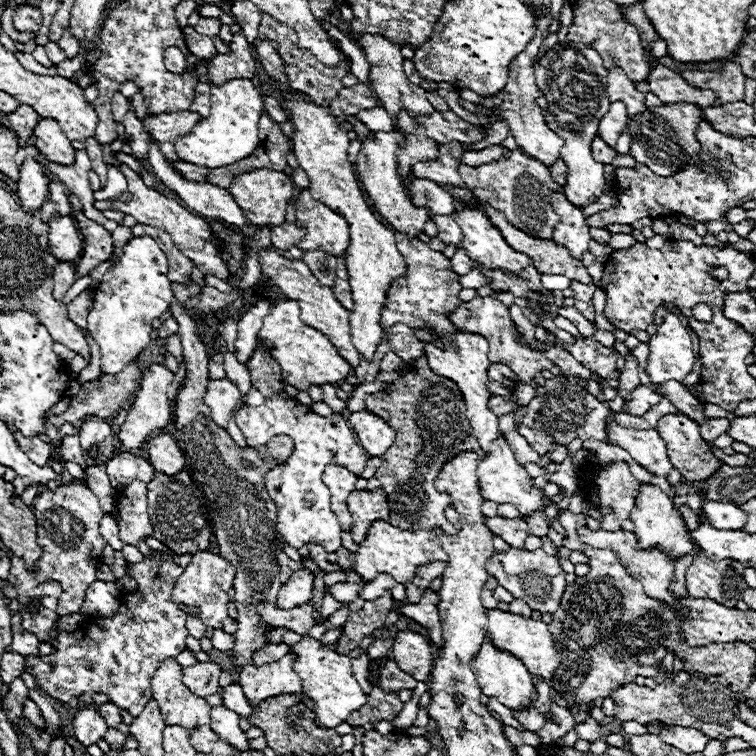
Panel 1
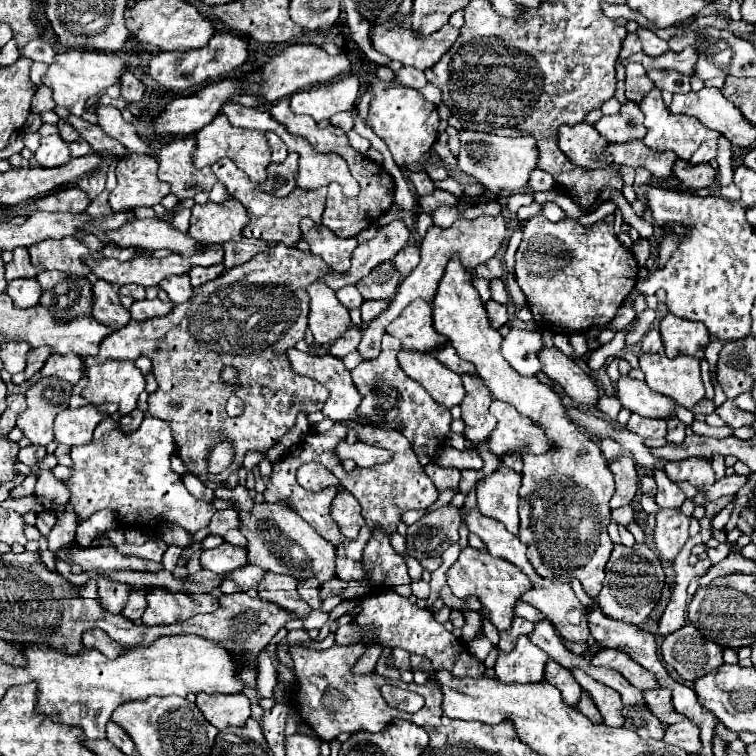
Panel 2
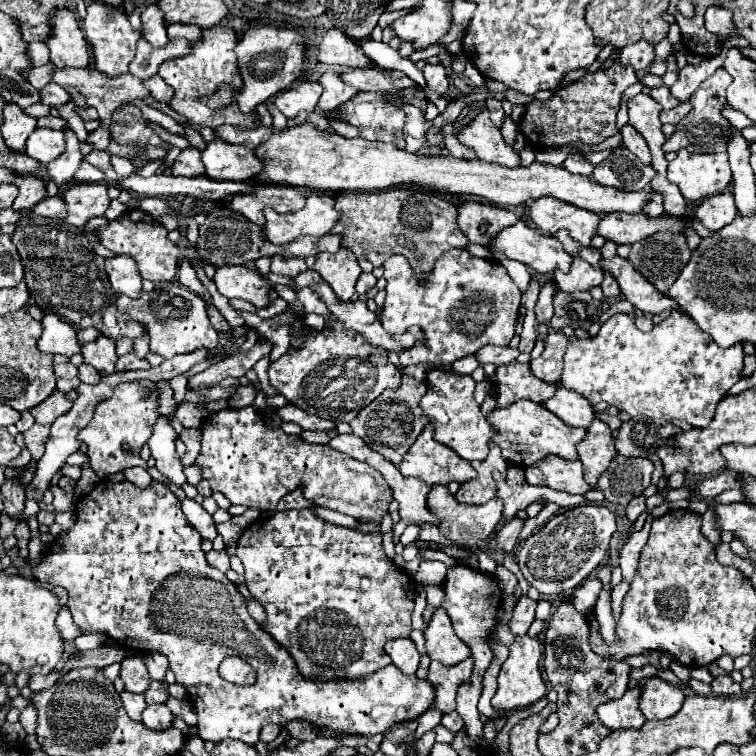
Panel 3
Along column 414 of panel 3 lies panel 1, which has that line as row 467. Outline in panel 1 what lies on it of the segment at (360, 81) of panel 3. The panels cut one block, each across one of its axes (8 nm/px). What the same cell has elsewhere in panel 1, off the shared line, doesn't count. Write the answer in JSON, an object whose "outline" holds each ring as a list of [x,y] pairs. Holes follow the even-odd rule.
{"outline":[[[64,436],[62,442],[60,442],[60,452],[62,452],[62,460],[64,462],[78,462],[82,468],[86,468],[84,450],[80,446],[80,438],[78,436]]]}

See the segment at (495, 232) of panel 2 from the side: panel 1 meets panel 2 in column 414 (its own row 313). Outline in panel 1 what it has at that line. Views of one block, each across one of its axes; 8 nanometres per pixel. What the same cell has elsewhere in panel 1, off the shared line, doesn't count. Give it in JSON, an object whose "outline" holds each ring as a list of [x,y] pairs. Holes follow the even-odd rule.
{"outline":[[[278,300],[278,304],[272,304],[270,312],[264,316],[264,324],[258,332],[258,338],[264,338],[268,342],[272,358],[278,362],[282,372],[288,374],[288,384],[298,390],[308,388],[310,384],[320,386],[326,382],[338,382],[354,372],[350,364],[336,352],[328,336],[300,320],[300,308],[294,300]]]}

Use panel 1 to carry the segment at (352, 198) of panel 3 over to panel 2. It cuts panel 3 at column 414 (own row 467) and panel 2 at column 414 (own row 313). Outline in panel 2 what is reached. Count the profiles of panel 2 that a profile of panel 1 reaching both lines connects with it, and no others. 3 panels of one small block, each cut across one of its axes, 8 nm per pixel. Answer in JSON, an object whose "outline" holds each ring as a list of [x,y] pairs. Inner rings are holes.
{"outline":[[[410,172],[410,182],[412,182],[414,190],[418,192],[418,196],[426,196],[436,190],[436,184],[428,176],[428,172]]]}

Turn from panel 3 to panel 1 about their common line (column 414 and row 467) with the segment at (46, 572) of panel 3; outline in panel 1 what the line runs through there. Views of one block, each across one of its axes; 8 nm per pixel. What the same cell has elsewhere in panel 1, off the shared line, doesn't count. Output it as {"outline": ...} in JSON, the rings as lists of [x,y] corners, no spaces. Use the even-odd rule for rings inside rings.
{"outline":[[[676,412],[662,416],[656,430],[666,442],[670,462],[684,478],[700,482],[710,478],[720,468],[720,462],[710,452],[708,442],[702,440],[698,424],[686,414]]]}

